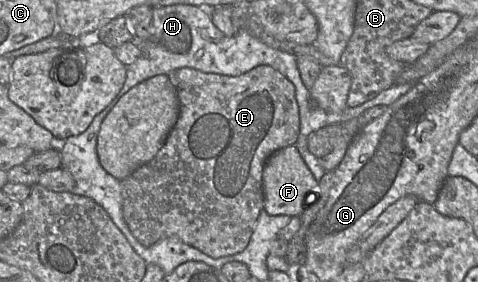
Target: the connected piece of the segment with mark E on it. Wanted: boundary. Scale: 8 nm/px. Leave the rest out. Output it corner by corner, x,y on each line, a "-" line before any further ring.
269,65
256,66
239,76
204,73
189,67
172,70
167,73
167,76
178,95
180,105
178,119
156,156
148,163
137,168
130,176
121,180
124,221
132,235
145,247
152,246
164,238
175,237
212,258
240,253
249,244
259,214
264,209
262,176
267,160
276,151
295,145
299,136
300,115
295,97
295,87
283,74

